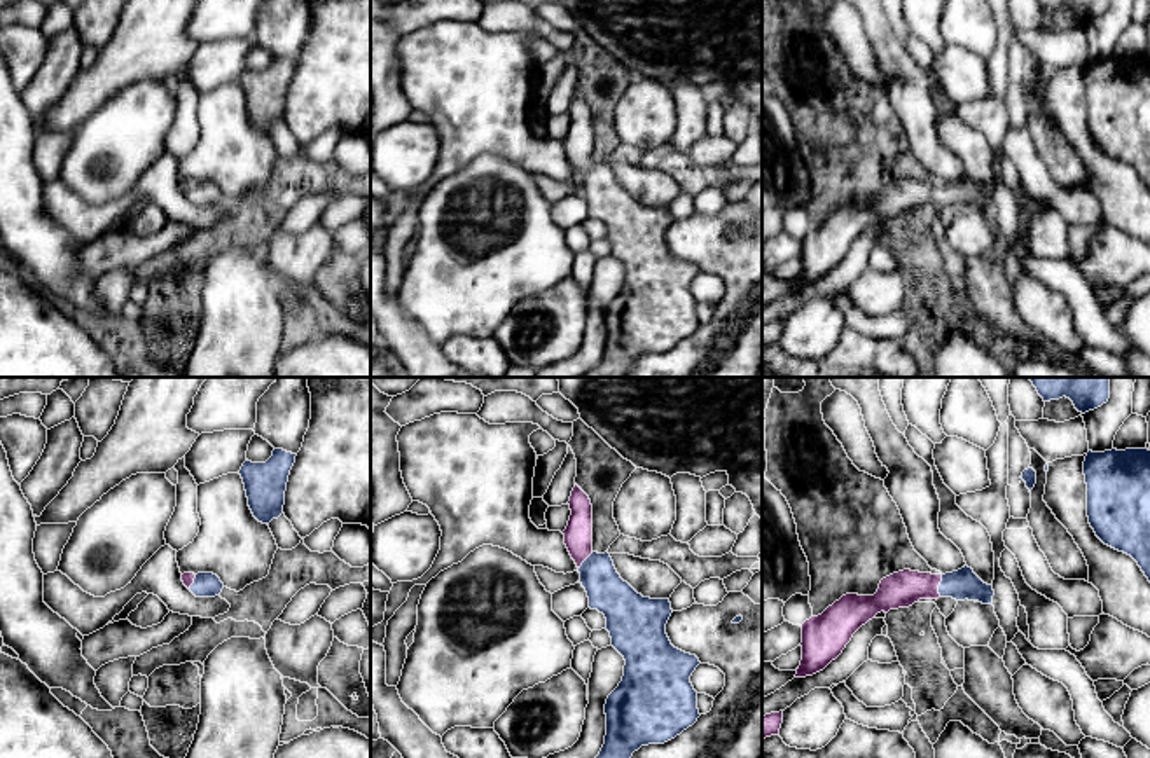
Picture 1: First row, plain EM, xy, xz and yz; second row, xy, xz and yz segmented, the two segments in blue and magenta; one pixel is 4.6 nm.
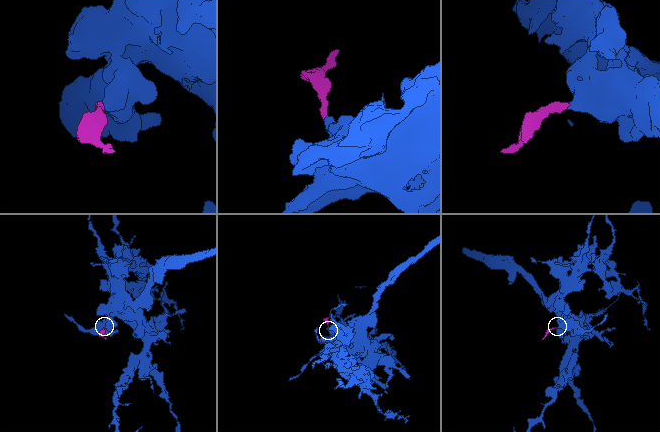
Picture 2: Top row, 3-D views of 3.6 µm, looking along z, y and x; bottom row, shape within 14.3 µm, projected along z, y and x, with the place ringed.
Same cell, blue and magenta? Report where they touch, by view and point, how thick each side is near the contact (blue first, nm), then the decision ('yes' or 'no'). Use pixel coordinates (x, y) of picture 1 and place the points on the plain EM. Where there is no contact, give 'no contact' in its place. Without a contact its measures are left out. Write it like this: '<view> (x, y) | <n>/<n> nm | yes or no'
yz (939, 194) | 140/170 nm | yes

